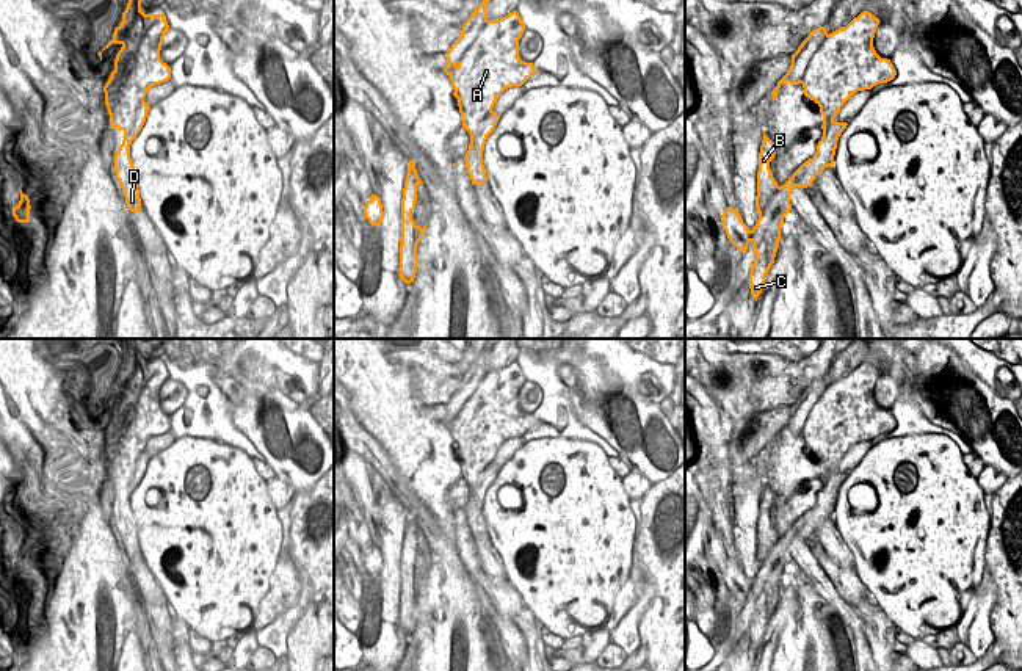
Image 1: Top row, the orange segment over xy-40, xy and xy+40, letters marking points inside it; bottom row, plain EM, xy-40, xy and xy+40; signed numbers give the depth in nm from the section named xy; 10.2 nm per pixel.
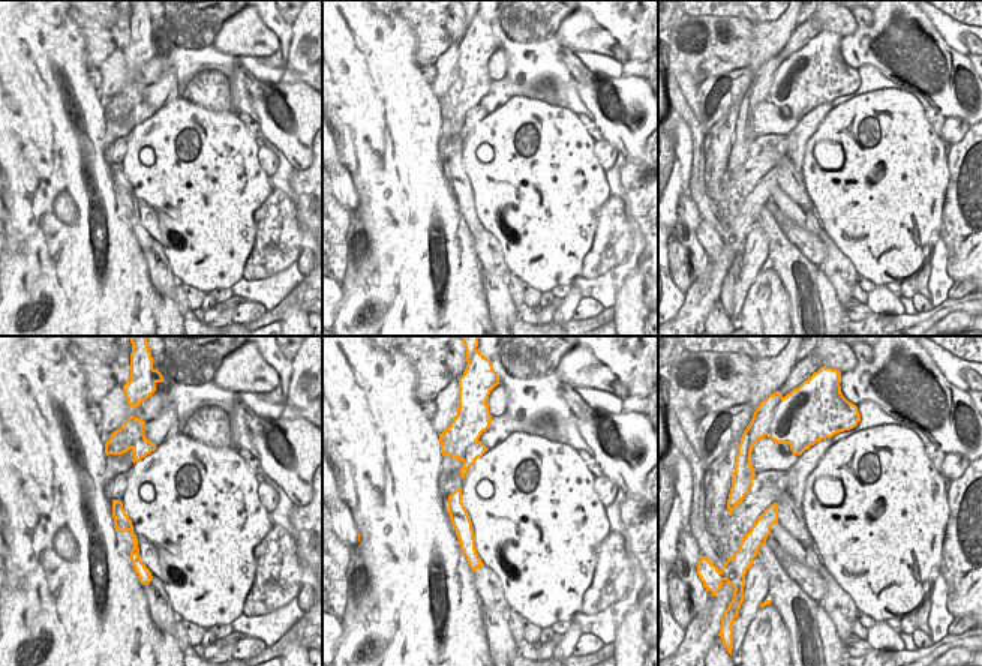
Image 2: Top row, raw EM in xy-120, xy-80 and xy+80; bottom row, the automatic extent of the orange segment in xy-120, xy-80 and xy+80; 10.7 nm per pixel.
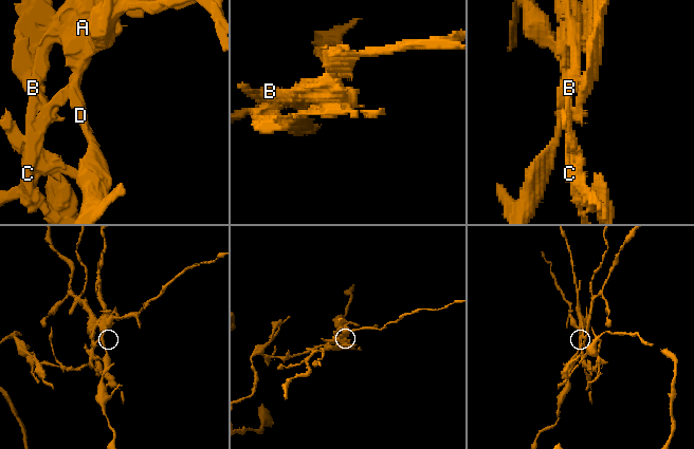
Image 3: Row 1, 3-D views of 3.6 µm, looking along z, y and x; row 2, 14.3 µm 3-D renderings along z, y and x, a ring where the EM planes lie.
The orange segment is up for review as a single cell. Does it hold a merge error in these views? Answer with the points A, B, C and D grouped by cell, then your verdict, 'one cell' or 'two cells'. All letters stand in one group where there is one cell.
A D / B C | two cells

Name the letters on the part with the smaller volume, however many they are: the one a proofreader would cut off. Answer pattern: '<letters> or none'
A, D

